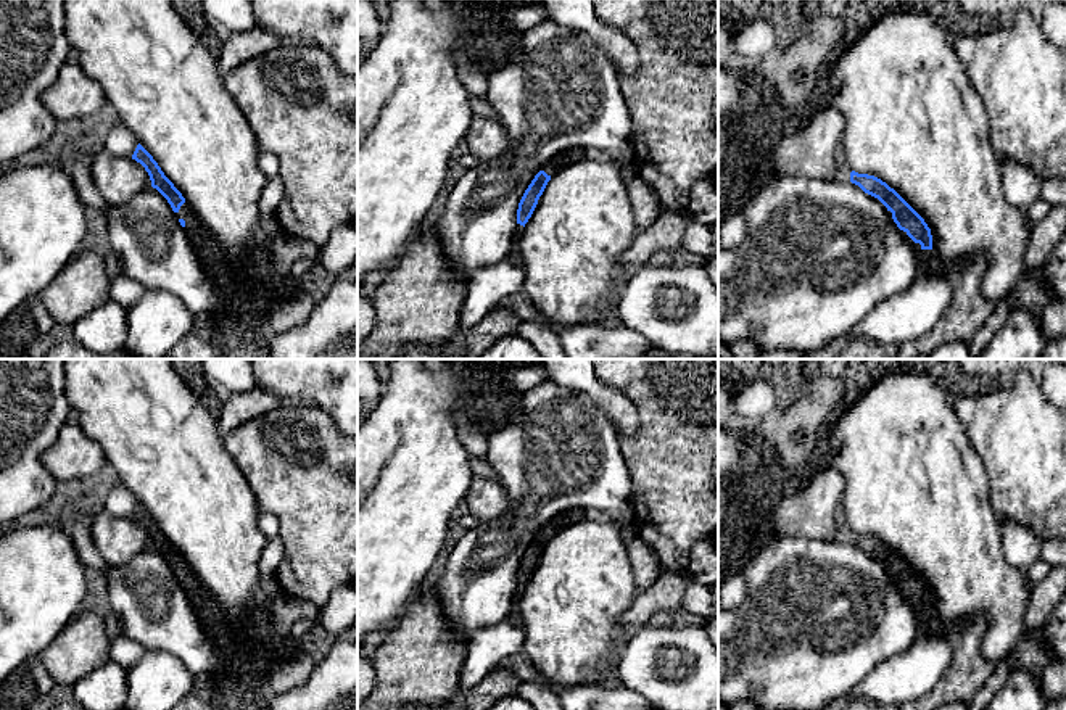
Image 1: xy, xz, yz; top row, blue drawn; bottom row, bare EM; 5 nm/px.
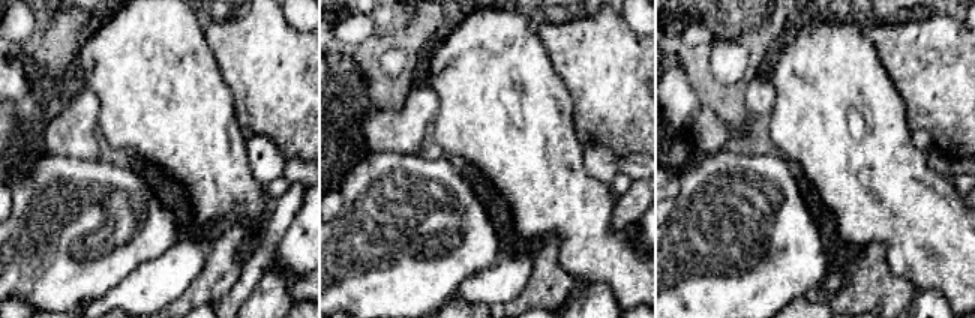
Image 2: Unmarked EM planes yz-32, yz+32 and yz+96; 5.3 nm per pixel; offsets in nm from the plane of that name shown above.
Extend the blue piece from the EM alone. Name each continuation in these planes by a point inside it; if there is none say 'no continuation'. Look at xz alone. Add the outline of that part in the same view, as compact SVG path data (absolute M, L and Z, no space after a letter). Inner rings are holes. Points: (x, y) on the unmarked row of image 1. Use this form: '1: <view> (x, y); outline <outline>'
1: xz (569, 517); outline M585 509L565 510L556 517L552 517L539 531L544 531L547 536L556 536L564 528L578 523L585 518L591 517L591 514Z

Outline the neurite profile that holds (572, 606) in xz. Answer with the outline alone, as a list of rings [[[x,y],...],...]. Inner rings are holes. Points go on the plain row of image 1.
[[[591,515],[564,528],[551,538],[531,578],[515,601],[525,634],[522,655],[554,686],[589,686],[623,630],[622,615],[633,605],[639,591],[618,523]]]

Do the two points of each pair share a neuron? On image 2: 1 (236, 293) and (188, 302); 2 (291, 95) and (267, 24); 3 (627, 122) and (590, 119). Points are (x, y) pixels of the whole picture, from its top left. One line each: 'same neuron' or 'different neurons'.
1: different neurons
2: same neuron
3: same neuron

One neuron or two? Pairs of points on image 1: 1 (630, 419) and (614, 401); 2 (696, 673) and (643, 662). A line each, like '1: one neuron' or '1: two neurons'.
1: one neuron
2: one neuron

